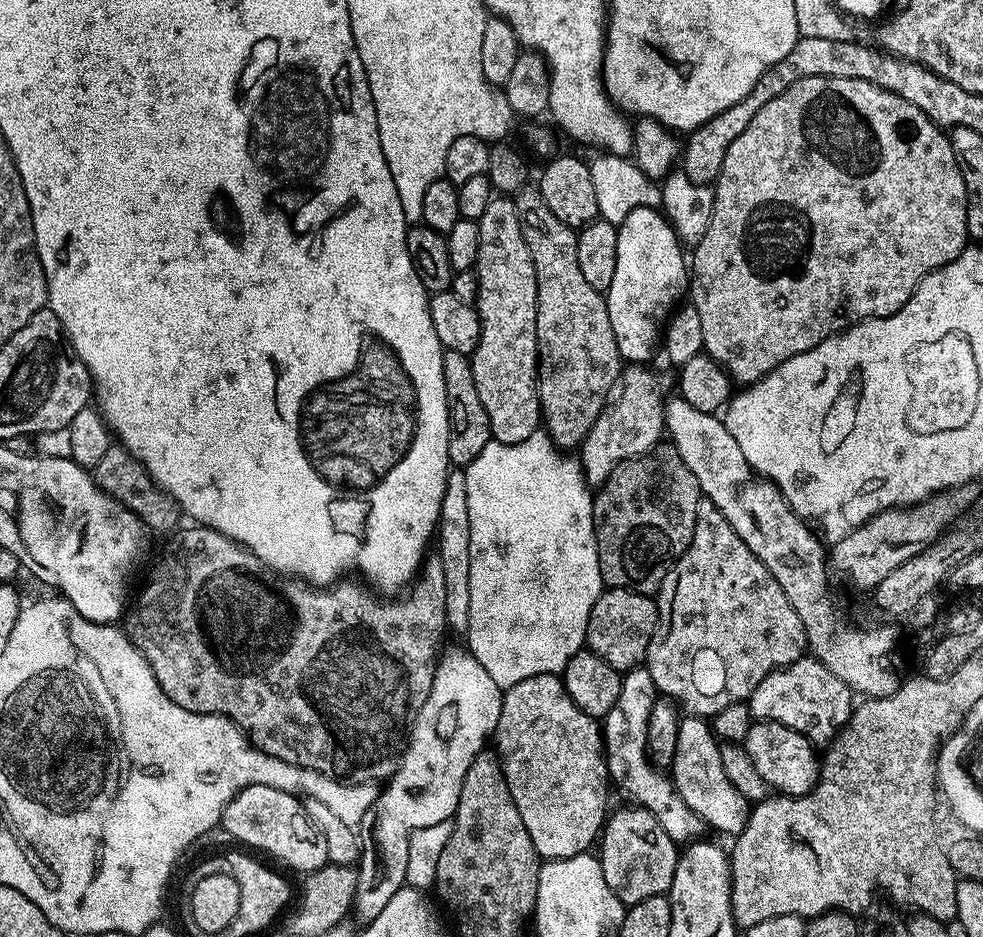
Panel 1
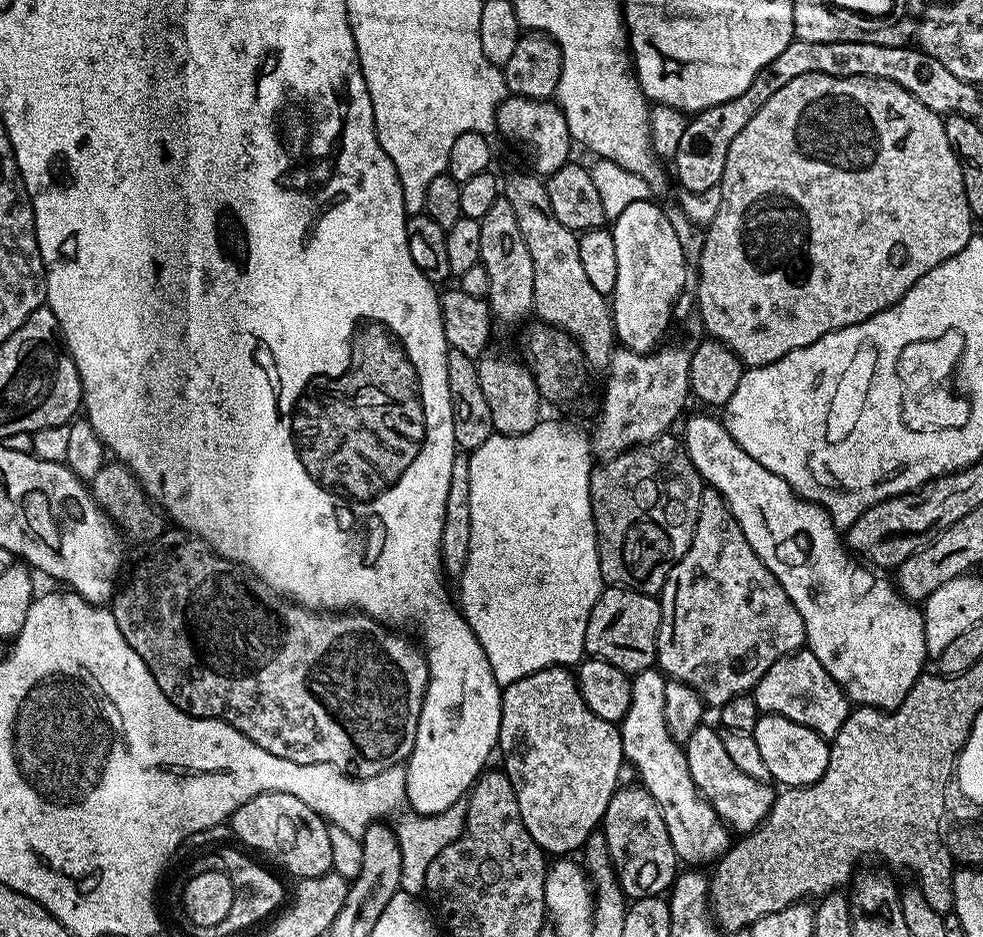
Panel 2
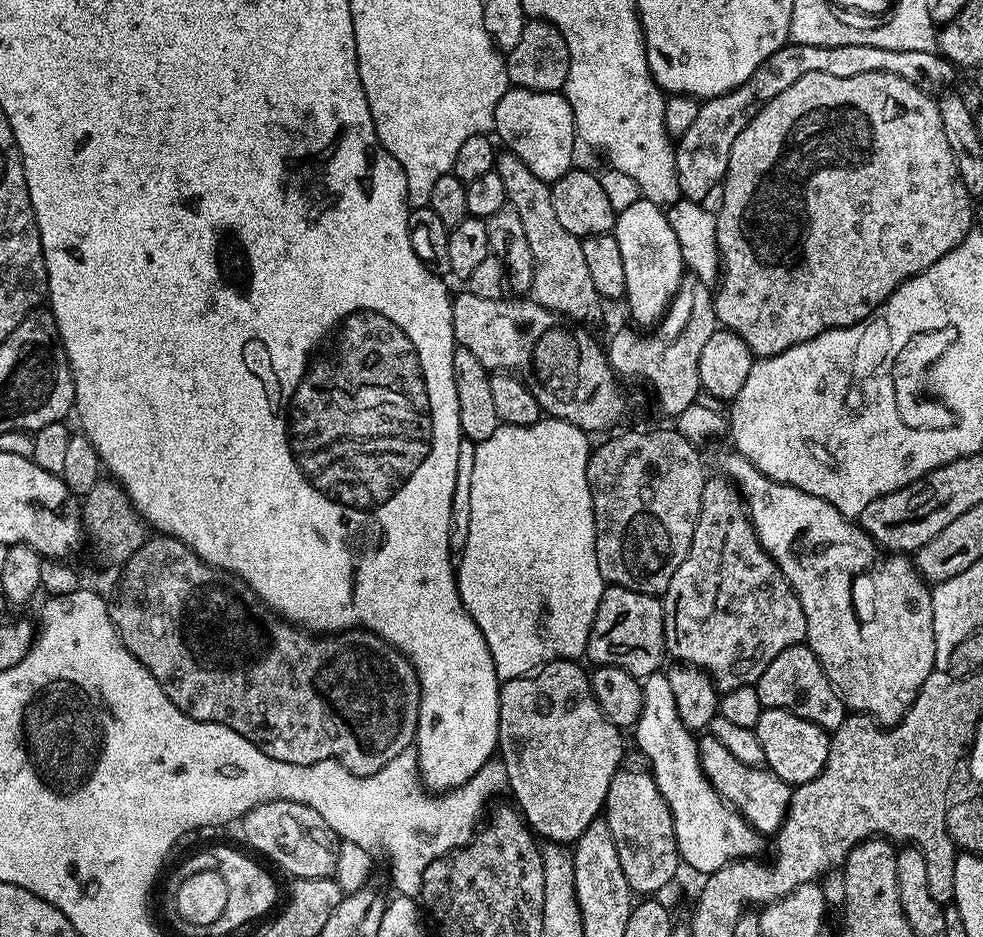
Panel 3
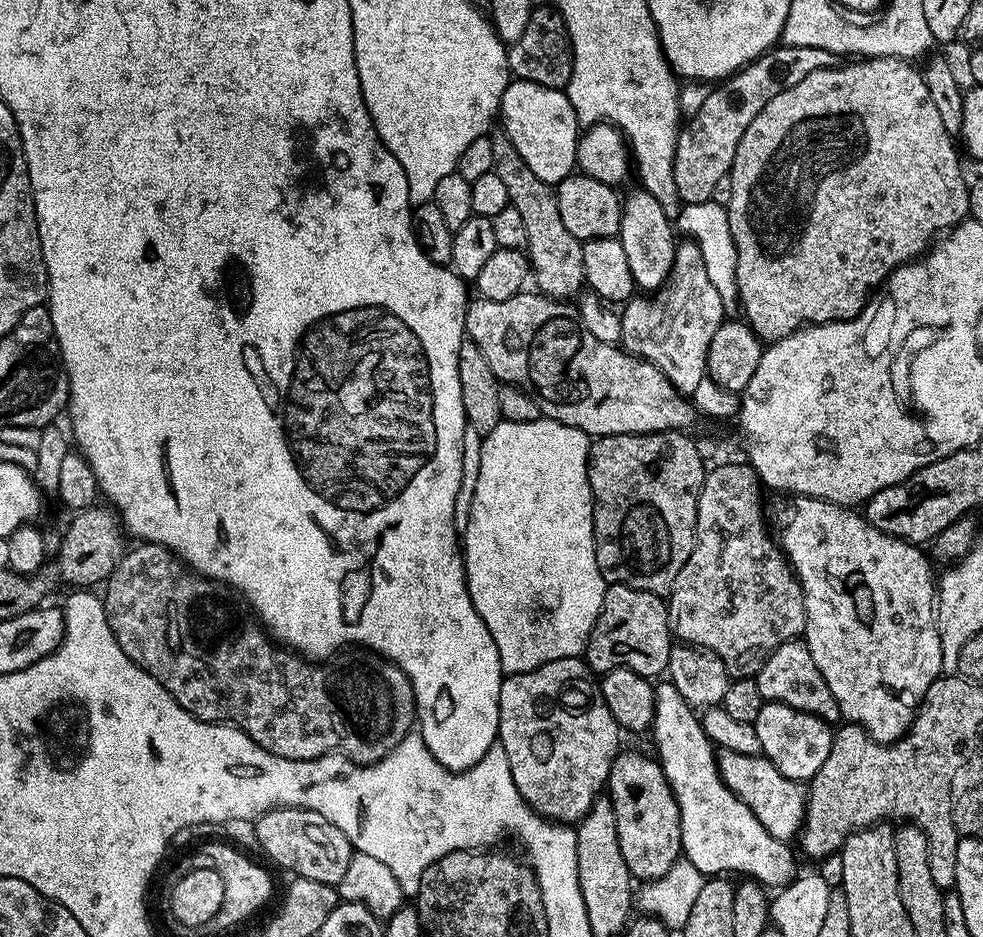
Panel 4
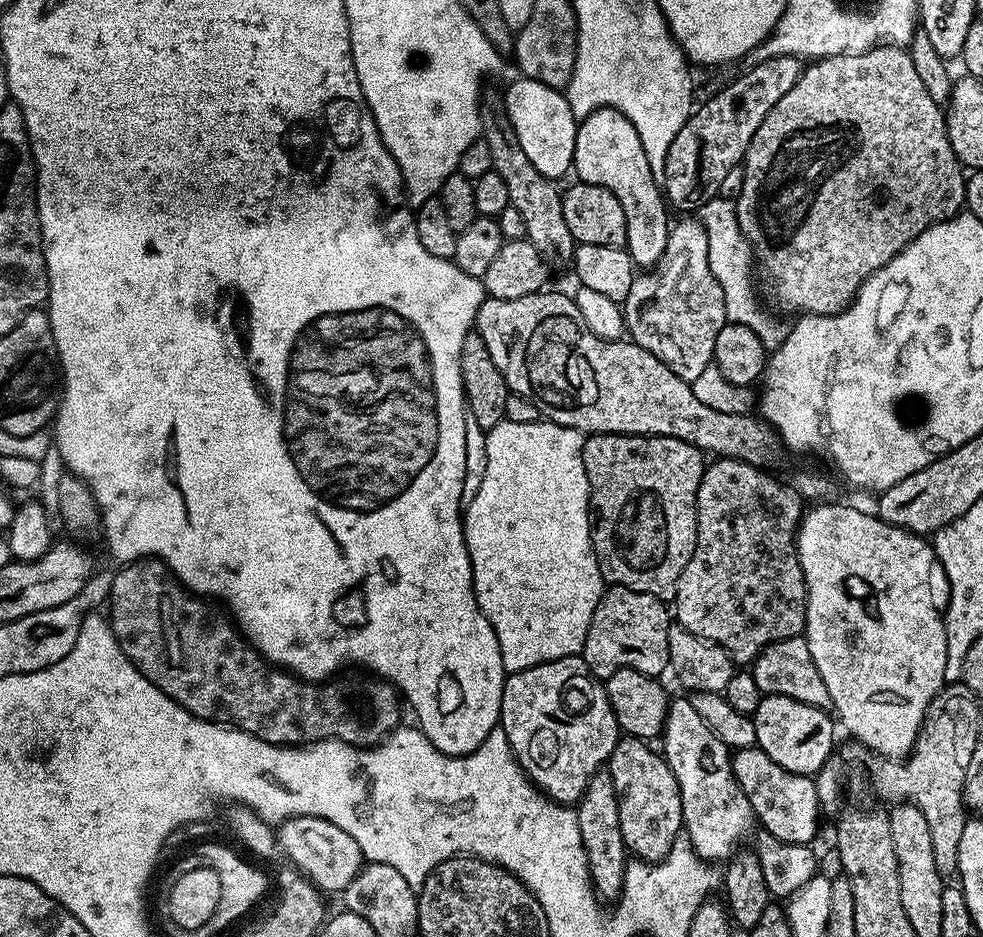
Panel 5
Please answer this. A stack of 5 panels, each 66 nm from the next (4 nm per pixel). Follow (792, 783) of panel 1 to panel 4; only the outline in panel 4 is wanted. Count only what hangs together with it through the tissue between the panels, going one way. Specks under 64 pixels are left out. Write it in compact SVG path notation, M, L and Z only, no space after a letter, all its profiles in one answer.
M765 702L762 710L758 710L755 725L761 753L791 780L811 781L818 774L822 762L826 762L826 754L830 754L833 729L814 714L799 712L785 704Z

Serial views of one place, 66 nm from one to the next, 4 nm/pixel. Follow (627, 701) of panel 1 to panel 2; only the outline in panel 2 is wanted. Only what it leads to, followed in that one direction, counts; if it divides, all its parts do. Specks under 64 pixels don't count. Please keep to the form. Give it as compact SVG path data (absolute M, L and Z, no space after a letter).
M653 666L635 673L631 677L631 682L630 710L626 712L624 719L618 725L624 759L640 771L639 783L648 791L650 798L654 798L666 822L666 830L670 834L670 842L676 851L677 861L684 863L685 860L688 863L685 865L688 866L704 866L700 864L706 863L707 860L715 862L728 851L730 832L714 810L714 806L710 806L710 802L698 790L698 786L694 786L694 778L690 778L687 751L672 737L666 726L666 677L659 667Z

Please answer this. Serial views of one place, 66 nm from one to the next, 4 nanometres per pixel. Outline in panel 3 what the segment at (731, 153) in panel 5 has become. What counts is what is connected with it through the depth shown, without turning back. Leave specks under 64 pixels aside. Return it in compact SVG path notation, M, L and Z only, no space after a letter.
M783 44L777 52L770 54L770 58L766 58L766 62L758 66L758 70L754 70L754 74L750 74L745 84L739 84L734 90L701 103L698 118L678 137L675 145L680 195L688 200L702 202L706 194L710 194L711 188L723 181L730 162L730 149L734 147L734 138L738 138L738 134L746 130L746 126L764 103L782 94L786 86L798 82L802 74L817 72L831 74L833 78L854 78L854 74L890 72L906 78L906 82L914 82L914 86L918 86L923 92L936 94L951 85L948 83L955 78L955 71L957 69L952 61L941 56L939 51L882 50L882 46Z

